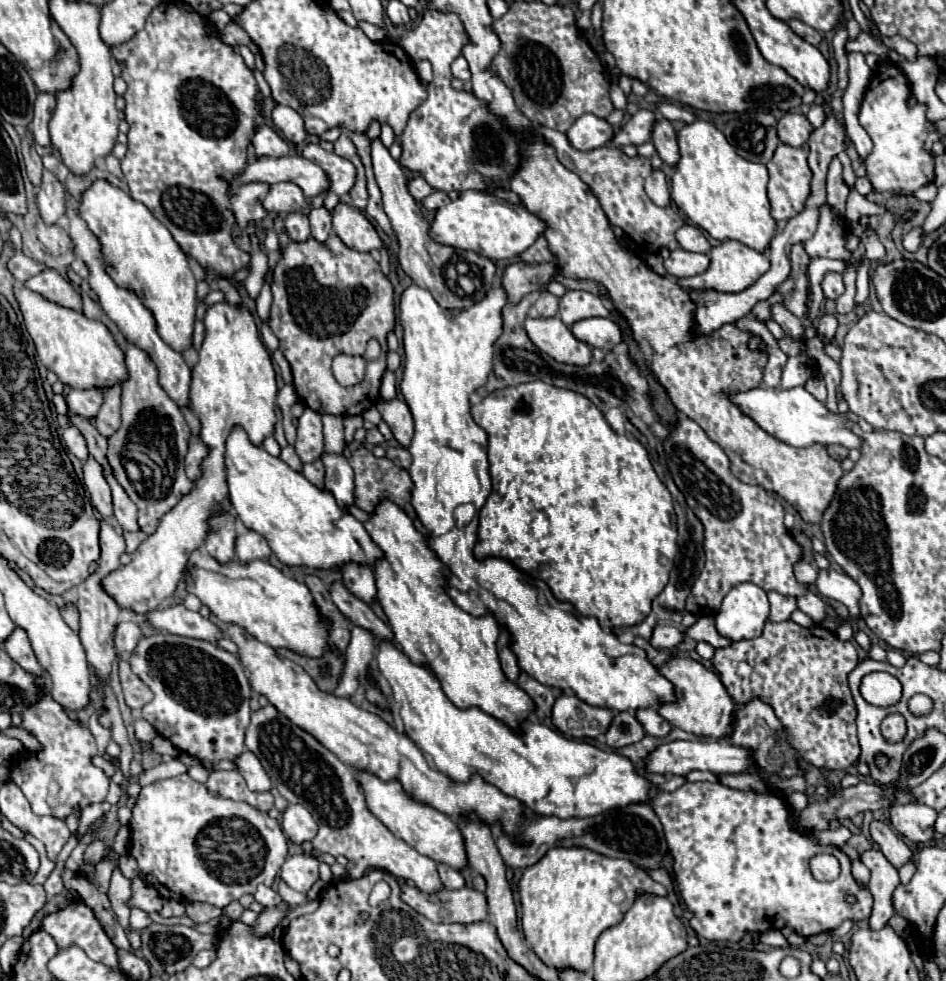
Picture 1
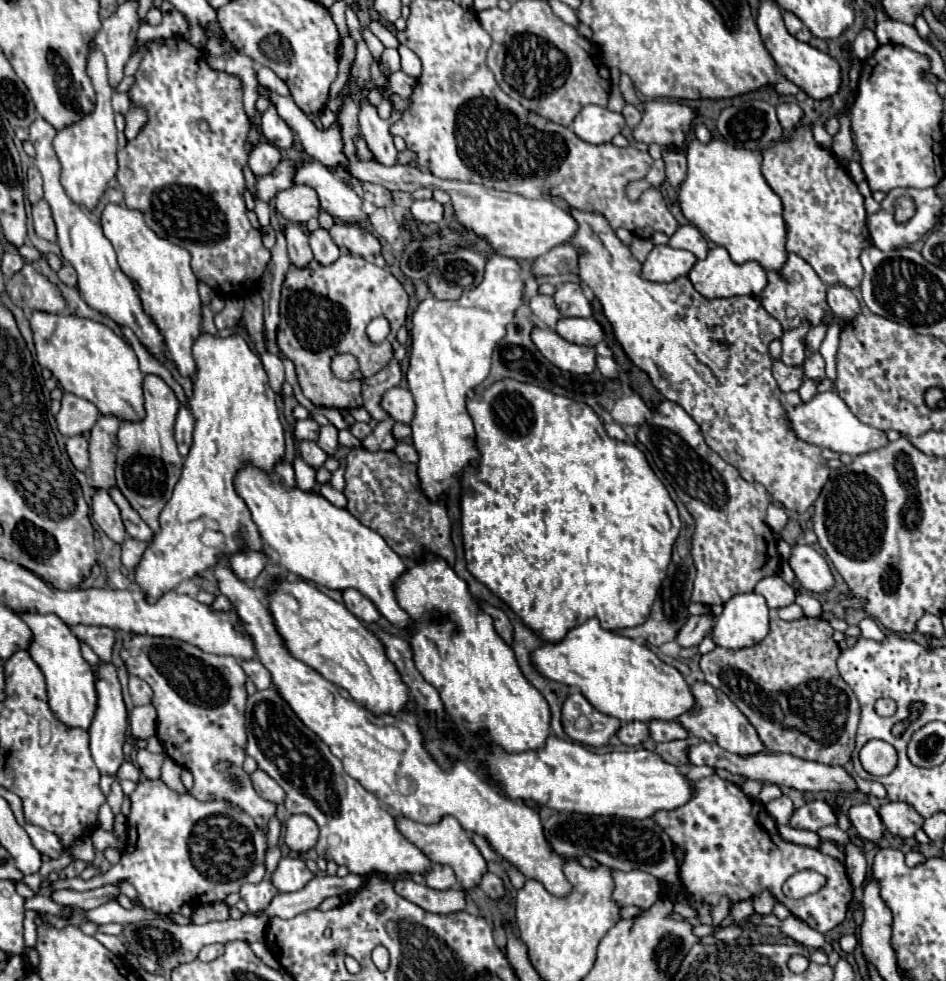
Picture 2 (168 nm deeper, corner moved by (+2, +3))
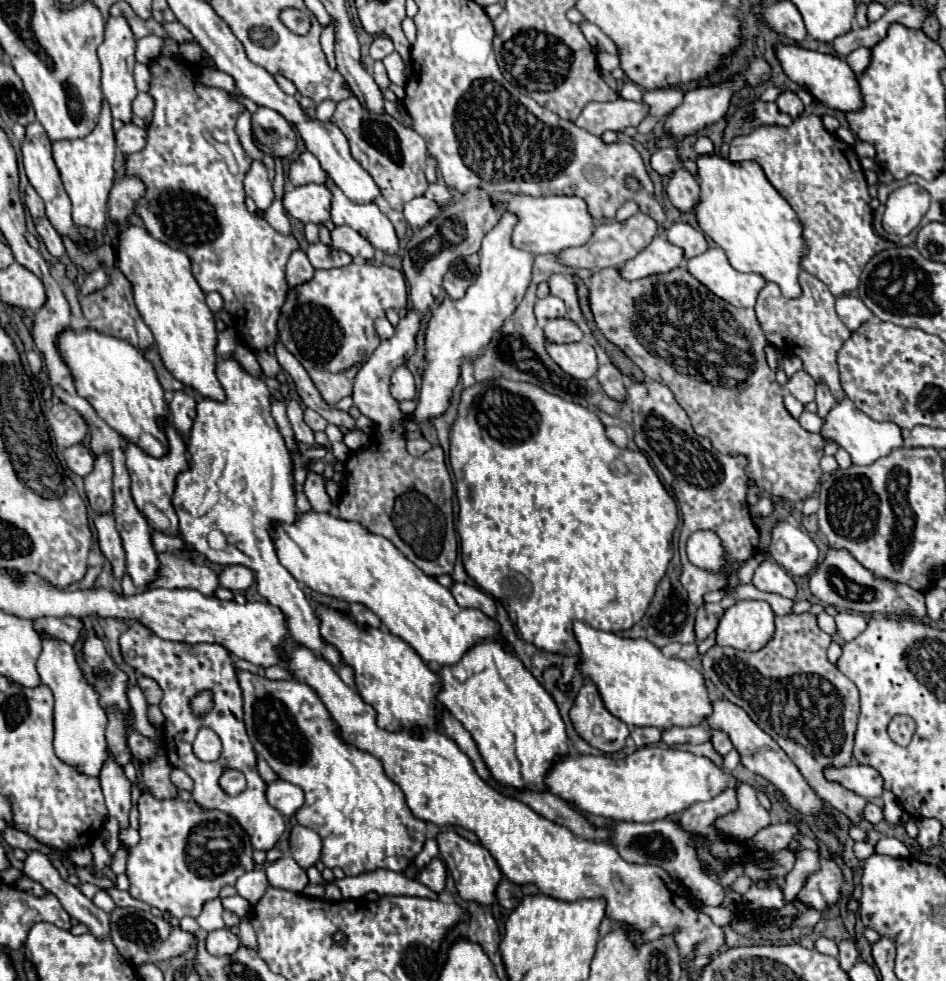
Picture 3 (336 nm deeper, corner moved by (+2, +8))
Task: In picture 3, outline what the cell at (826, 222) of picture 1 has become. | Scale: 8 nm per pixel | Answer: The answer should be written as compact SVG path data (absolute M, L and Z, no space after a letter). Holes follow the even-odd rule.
M802 115L790 127L760 127L750 135L734 137L730 143L728 159L732 159L734 163L744 159L754 159L760 163L768 181L792 205L802 221L802 235L808 249L808 253L802 257L802 267L808 273L816 275L822 283L826 283L834 297L846 295L858 287L864 263L868 263L868 259L876 255L876 251L882 251L884 247L894 247L894 243L874 235L872 209L868 205L870 193L866 193L868 185L862 167L858 169L858 155L852 147L844 145L838 137L828 133L818 115Z

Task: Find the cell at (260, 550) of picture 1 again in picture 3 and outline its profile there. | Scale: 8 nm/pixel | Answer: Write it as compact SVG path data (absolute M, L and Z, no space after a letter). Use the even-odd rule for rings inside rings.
M228 565L224 567L218 579L222 587L230 591L238 591L238 589L248 589L254 583L254 573L244 565Z

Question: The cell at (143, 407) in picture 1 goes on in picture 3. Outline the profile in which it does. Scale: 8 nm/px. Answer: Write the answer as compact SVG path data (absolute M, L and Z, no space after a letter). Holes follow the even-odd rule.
M158 419L158 421L160 421L160 429L166 433L166 439L168 439L166 455L164 457L152 457L144 449L140 449L136 443L126 443L126 447L124 447L126 467L128 467L128 473L132 477L132 487L130 489L132 489L132 497L134 497L136 507L142 511L146 501L154 503L170 519L168 533L176 535L178 519L176 519L176 513L174 513L174 507L172 507L172 493L174 493L176 475L186 469L186 445L182 441L182 437L176 433L176 429L166 419Z

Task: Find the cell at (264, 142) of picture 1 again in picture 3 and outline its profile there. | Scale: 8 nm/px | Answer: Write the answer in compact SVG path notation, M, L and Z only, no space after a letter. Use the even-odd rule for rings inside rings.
M252 161L250 169L246 171L244 189L246 189L246 195L254 199L254 203L258 205L260 211L270 207L274 193L272 193L272 185L268 181L268 167L262 161Z

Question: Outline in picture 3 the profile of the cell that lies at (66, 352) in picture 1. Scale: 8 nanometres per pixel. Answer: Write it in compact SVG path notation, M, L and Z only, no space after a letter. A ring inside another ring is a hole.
M64 329L56 337L56 347L72 373L78 395L84 397L96 409L96 413L126 441L140 445L154 457L162 457L168 449L168 443L156 419L166 417L168 409L164 403L164 389L160 387L154 367L142 355L142 351L124 339L104 335L96 329Z

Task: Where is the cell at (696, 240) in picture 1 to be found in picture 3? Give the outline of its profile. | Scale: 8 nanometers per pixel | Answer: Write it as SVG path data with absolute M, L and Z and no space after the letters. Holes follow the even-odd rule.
M680 221L680 223L674 223L668 233L666 233L668 241L672 245L678 245L684 249L684 255L686 259L690 257L696 257L700 253L704 253L708 249L708 243L706 243L706 237L700 229L694 229L692 225Z

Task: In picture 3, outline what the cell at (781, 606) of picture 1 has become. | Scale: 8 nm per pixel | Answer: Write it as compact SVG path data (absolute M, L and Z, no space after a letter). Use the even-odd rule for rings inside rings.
M762 561L758 565L758 569L754 571L752 583L760 591L778 593L778 595L790 597L790 599L796 597L796 583L784 571L784 567L780 567L776 561Z

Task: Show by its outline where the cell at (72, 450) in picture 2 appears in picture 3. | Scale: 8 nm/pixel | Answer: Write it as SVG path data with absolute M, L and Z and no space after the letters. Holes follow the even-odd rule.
M76 443L72 447L66 447L64 459L66 459L66 465L70 467L70 471L74 471L80 477L86 477L94 465L94 455L84 443Z

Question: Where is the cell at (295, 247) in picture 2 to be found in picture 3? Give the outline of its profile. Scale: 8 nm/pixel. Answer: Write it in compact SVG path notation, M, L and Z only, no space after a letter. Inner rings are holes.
M296 249L290 259L288 259L288 265L286 265L286 279L288 279L288 285L290 287L296 287L300 283L306 283L314 277L314 267L312 263L308 261L306 253L302 249Z

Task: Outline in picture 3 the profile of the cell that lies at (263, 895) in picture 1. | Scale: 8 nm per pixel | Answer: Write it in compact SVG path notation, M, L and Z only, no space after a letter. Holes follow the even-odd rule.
M254 869L244 873L238 881L236 881L236 891L240 897L244 897L250 905L256 905L264 893L268 889L268 879L264 869Z

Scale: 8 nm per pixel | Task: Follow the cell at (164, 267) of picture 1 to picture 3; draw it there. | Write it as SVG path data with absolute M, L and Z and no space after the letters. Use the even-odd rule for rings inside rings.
M126 225L116 235L116 267L132 283L136 307L150 327L166 369L184 385L194 387L200 397L224 401L224 389L216 379L216 327L214 315L206 305L206 295L196 283L190 259L184 251L154 239L140 225Z

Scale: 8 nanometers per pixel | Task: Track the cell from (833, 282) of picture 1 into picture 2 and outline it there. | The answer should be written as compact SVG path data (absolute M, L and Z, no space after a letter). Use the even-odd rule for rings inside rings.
M832 286L828 288L828 304L836 316L850 322L860 314L860 302L850 288Z

